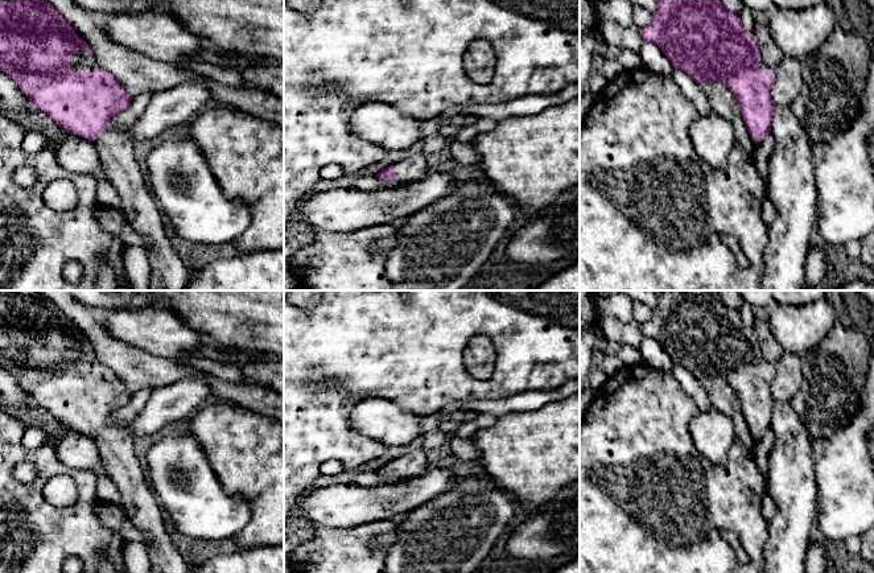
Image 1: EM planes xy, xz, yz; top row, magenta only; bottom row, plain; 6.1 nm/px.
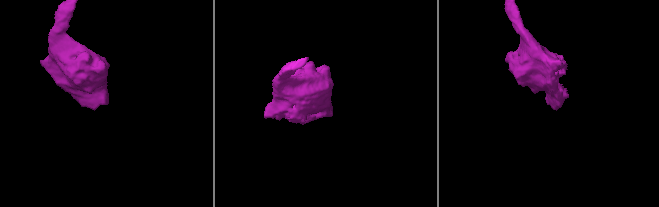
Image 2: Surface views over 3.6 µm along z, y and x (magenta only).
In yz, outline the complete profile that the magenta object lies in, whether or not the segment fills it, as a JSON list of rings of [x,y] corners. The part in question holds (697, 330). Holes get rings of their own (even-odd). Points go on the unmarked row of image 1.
[[[660,290],[652,317],[639,326],[643,337],[657,341],[675,364],[681,364],[697,380],[722,378],[735,392],[754,442],[771,429],[775,399],[770,386],[775,364],[760,354],[753,329],[746,327],[741,313],[725,305],[712,290]]]

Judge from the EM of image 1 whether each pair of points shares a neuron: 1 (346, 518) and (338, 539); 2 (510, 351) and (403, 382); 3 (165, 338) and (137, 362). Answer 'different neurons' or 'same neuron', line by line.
1: different neurons
2: same neuron
3: different neurons

